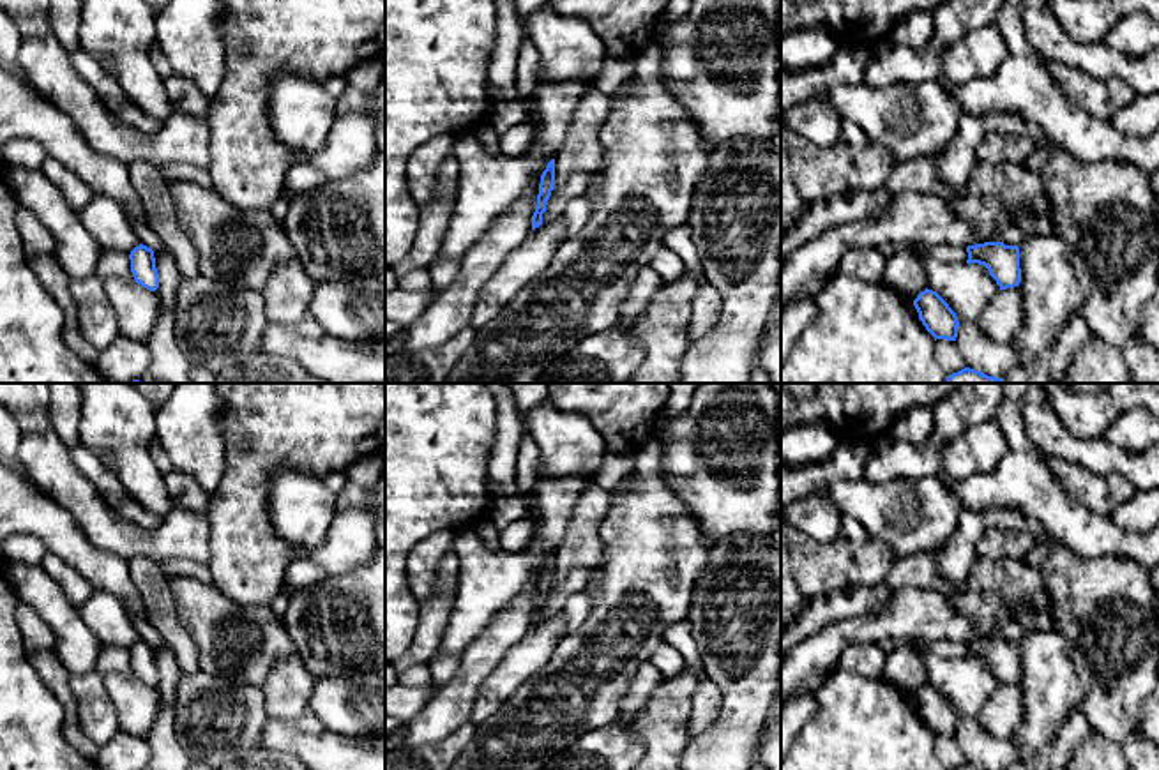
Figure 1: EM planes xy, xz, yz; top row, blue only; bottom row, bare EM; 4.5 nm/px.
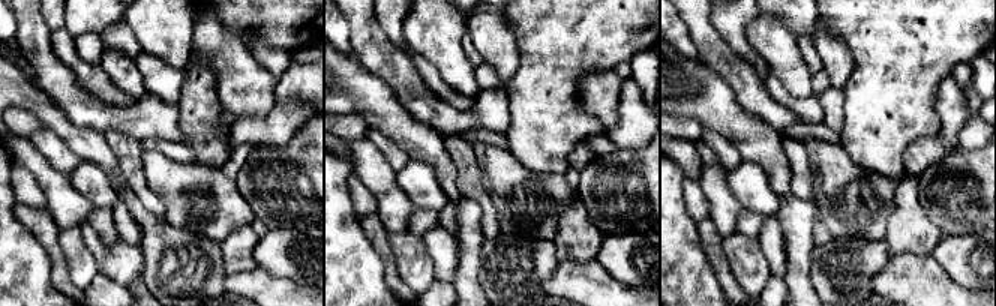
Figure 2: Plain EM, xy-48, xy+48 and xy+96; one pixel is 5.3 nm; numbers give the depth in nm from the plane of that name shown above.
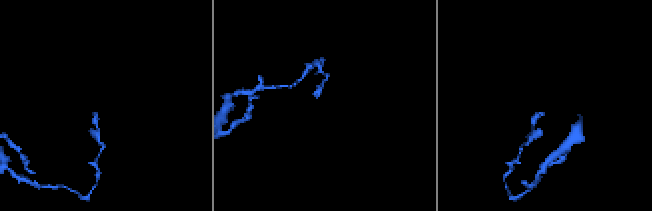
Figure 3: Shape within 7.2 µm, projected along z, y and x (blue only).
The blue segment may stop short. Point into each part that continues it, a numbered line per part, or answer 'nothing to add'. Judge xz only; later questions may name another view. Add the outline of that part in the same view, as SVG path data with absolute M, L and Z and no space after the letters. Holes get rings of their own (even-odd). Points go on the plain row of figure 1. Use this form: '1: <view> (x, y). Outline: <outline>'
nothing to add

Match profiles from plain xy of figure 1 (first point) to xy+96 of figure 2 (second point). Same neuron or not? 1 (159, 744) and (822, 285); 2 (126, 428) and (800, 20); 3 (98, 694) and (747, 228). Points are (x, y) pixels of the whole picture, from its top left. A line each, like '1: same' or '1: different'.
1: different
2: different
3: different

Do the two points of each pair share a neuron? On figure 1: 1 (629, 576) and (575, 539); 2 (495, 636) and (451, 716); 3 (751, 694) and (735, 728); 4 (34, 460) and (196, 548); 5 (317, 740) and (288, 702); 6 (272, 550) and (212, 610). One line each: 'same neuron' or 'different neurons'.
1: different neurons
2: same neuron
3: same neuron
4: same neuron
5: different neurons
6: different neurons

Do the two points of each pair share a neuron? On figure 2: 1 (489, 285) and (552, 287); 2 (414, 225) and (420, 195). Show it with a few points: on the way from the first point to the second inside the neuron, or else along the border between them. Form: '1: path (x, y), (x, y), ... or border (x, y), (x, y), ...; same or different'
1: border (558, 263), (539, 290); different
2: border (416, 207), (437, 213); different

